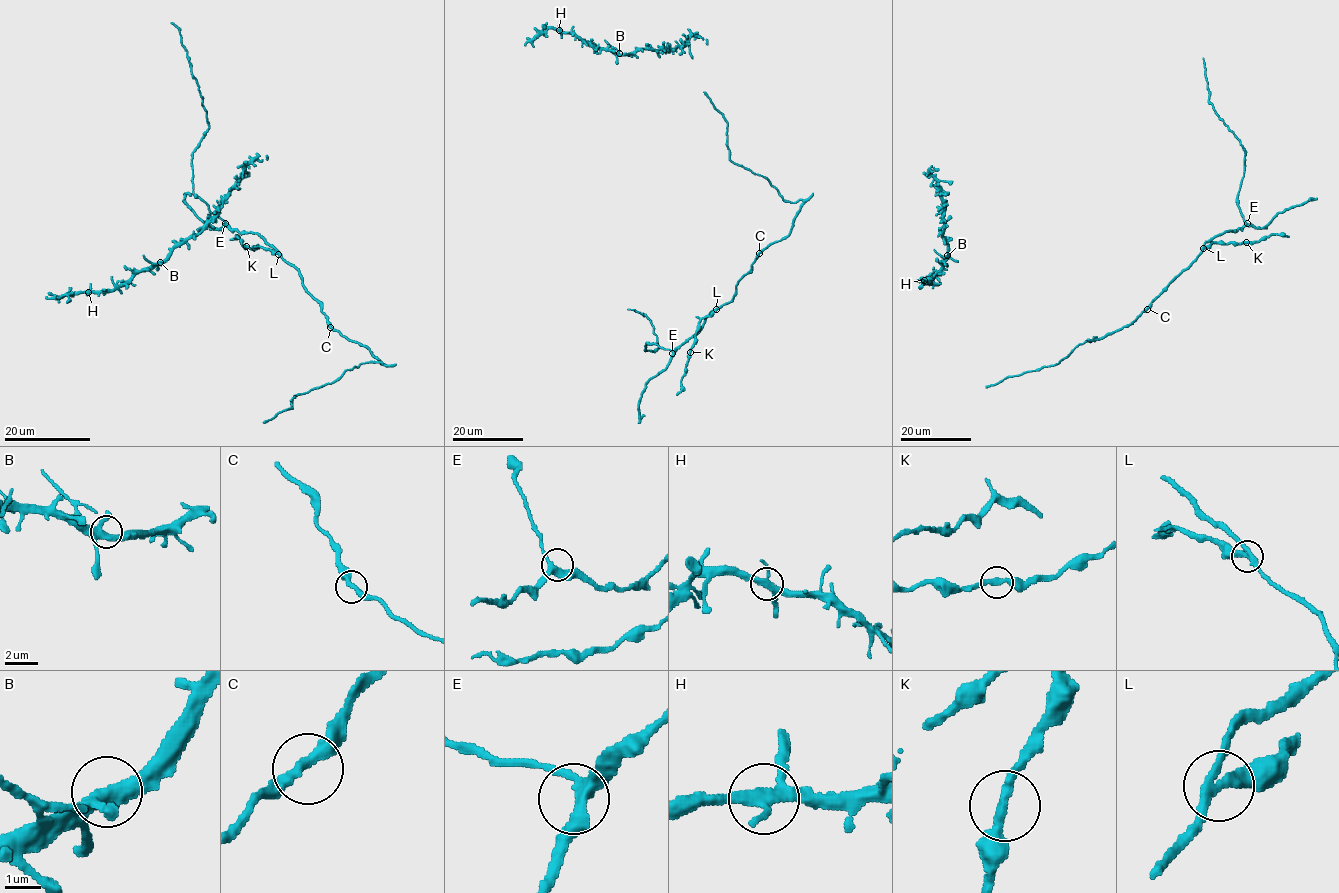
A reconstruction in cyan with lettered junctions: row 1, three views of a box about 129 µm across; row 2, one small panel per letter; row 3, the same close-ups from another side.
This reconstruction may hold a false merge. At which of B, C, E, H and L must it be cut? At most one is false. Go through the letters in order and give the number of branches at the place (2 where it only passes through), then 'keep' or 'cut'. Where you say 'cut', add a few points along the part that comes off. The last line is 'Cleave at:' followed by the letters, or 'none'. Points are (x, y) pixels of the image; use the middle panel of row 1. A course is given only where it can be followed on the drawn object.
B: 3 branches meet; keep
C: 2 branches meet; keep
E: 3 branches meet; keep
H: 4 branches meet; keep
L: 3 branches meet; cut; foreign part runs (716, 309), (700, 320), (682, 377), (681, 391), (676, 394)
Cleave at: L

